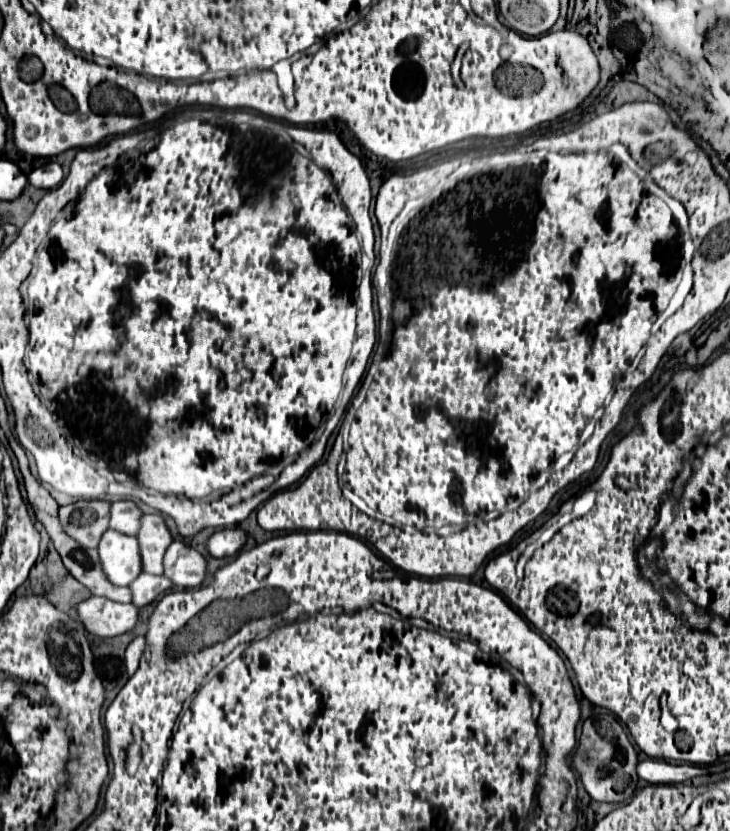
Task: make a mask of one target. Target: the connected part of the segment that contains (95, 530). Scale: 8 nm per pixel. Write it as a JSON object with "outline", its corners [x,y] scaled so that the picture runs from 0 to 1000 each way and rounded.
{"outline":[[[104,603],[82,610],[82,627],[90,641],[118,658],[134,658],[151,629],[151,603]]]}

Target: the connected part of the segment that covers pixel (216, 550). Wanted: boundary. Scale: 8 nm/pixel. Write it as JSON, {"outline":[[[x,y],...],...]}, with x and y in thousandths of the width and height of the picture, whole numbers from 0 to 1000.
{"outline":[[[304,637],[285,649],[282,661],[290,670],[307,673],[307,670],[321,670],[334,658],[334,653],[337,653],[334,637]]]}

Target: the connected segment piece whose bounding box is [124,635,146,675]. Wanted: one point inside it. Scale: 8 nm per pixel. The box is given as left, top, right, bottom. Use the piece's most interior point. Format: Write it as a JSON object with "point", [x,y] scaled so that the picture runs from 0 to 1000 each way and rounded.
{"point":[186,780]}

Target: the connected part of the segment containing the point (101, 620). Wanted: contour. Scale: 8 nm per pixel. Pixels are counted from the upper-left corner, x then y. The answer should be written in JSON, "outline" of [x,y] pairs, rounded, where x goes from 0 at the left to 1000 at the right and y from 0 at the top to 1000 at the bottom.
{"outline":[[[123,718],[107,726],[107,740],[121,762],[134,767],[159,767],[186,755],[192,733],[184,726],[159,726],[145,718]]]}

